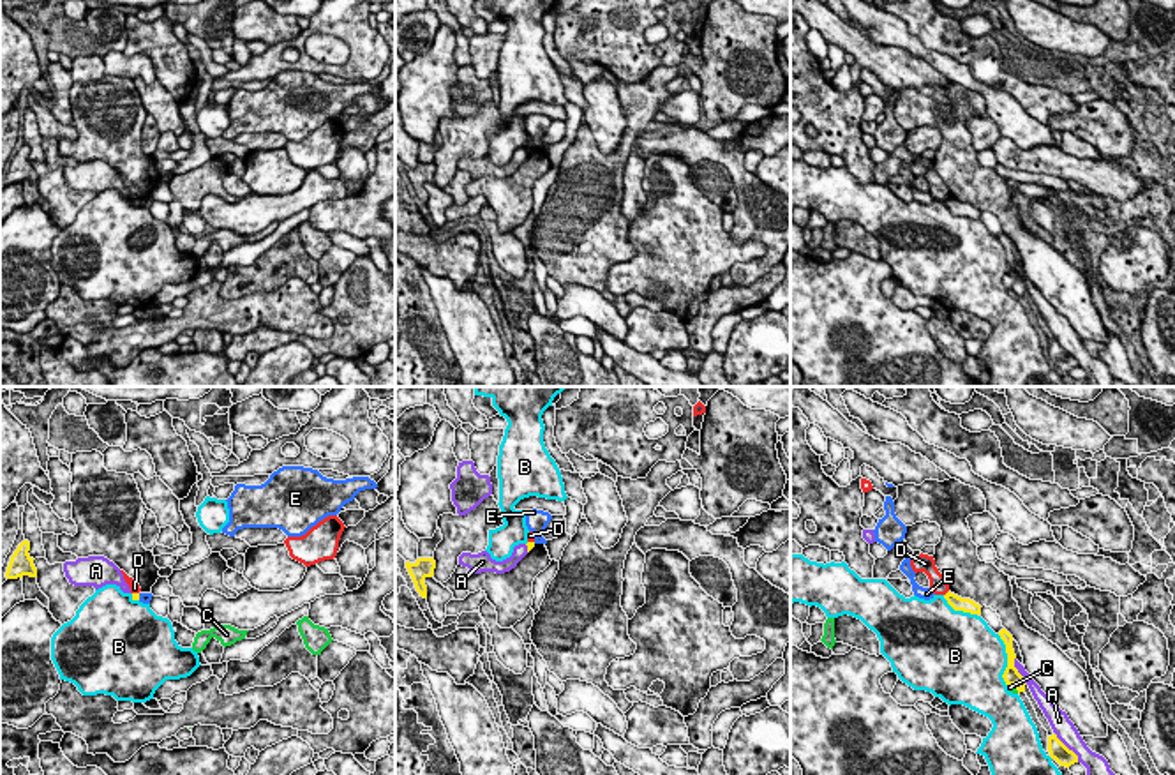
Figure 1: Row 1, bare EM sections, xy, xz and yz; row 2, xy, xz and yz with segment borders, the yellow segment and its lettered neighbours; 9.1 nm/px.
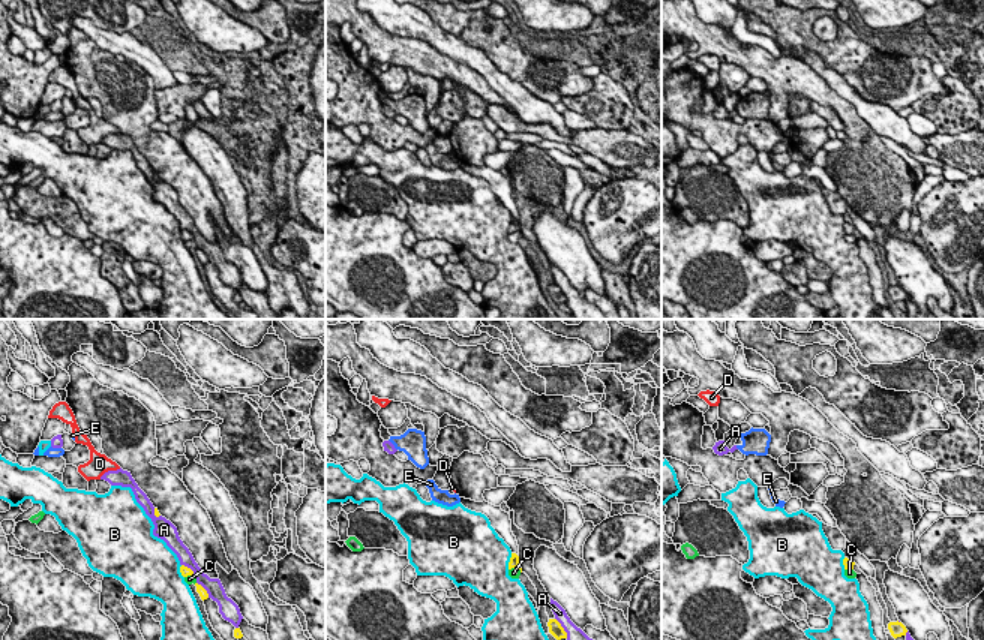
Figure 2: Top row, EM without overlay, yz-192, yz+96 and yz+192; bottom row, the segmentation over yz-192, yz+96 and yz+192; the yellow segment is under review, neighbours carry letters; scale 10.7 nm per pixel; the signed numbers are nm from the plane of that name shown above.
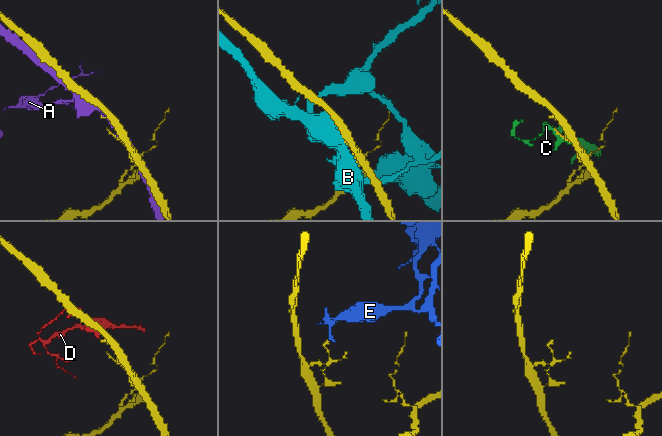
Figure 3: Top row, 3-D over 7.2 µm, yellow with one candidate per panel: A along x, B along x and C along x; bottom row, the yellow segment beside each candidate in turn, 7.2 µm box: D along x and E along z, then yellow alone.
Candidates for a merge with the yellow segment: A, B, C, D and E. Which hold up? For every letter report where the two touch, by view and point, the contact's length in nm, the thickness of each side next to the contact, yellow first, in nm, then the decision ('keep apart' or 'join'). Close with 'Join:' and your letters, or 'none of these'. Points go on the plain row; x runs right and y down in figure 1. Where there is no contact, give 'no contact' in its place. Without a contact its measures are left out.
A: meets yellow in yz at (1066, 352); contact 340 nm long; 160 nm thick on the yellow side, 190 nm on the other; keep apart
B: meets yellow in yz at (1008, 265); contact 480 nm long; 160 nm thick on the yellow side, 460 nm on the other; keep apart
C: meets yellow in yz at (1013, 290); contact 140 nm long; 160 nm thick on the yellow side, 60 nm on the other; keep apart
D: meets yellow in yz at (946, 198); contact 70 nm long; 130 nm thick on the yellow side, 160 nm on the other; keep apart
E: meets yellow in xy at (138, 202); contact 70 nm long; 60 nm thick on the yellow side, 100 nm on the other; keep apart
Join: none of these

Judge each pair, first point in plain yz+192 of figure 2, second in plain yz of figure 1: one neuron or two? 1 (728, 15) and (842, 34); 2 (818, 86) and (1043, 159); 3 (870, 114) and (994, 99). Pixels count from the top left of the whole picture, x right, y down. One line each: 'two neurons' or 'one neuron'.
1: two neurons
2: two neurons
3: one neuron

